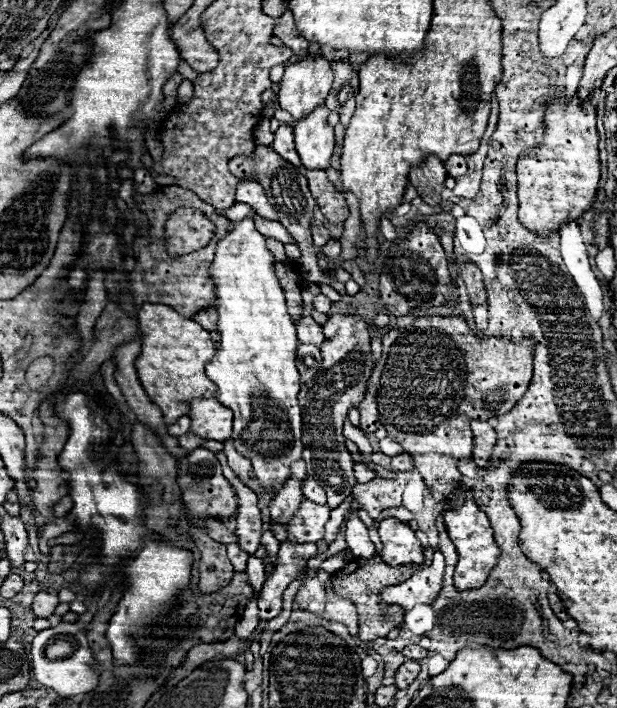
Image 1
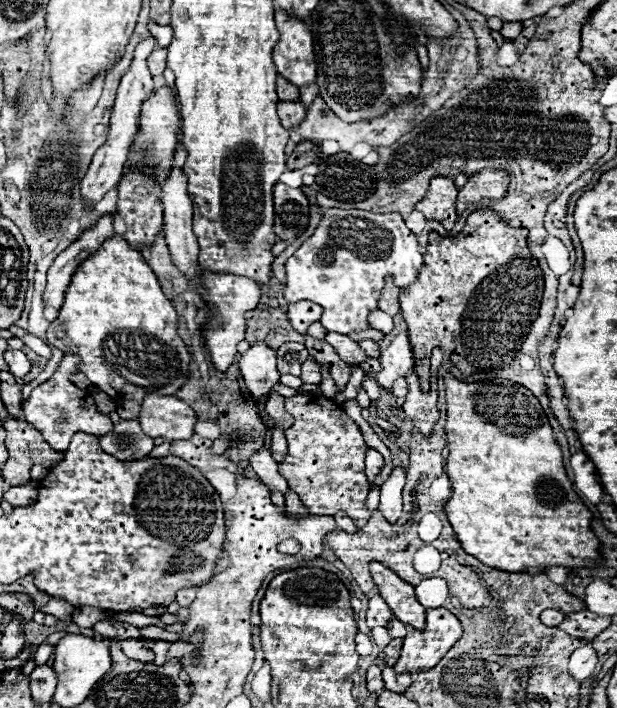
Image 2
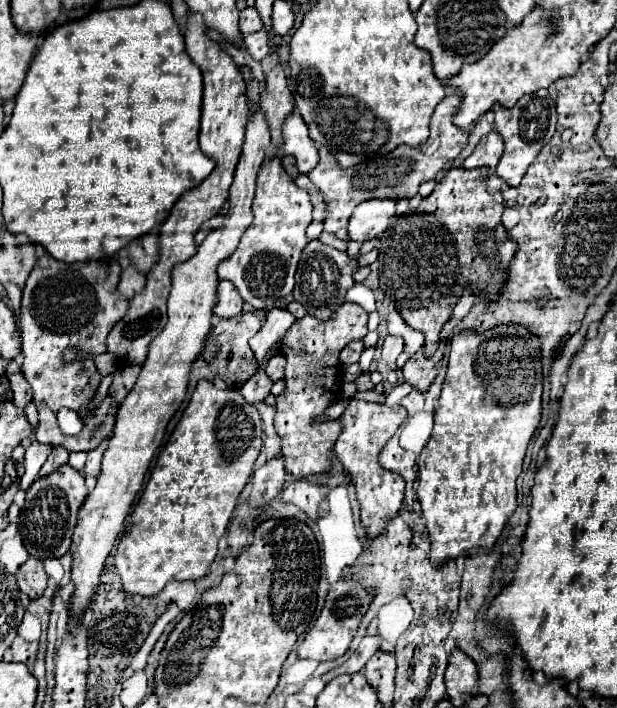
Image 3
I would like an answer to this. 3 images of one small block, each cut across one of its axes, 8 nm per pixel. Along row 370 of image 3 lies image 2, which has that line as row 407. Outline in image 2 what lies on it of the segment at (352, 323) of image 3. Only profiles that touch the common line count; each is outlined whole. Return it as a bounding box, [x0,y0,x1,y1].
[280,392,372,522]

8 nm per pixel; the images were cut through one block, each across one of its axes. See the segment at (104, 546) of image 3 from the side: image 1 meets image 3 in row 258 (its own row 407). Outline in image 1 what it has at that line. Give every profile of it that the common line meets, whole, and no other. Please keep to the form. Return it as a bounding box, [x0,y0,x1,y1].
[190,400,232,442]

